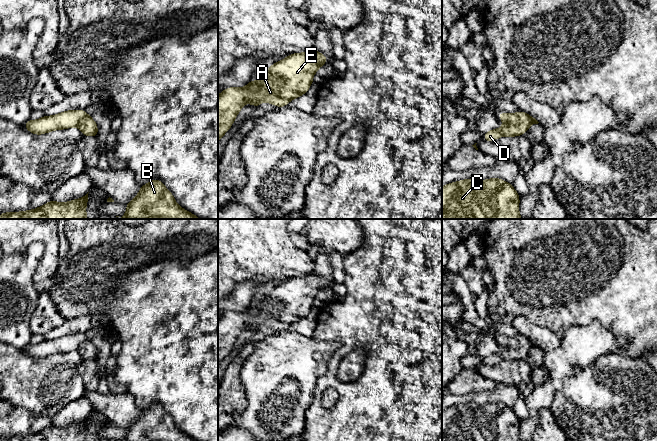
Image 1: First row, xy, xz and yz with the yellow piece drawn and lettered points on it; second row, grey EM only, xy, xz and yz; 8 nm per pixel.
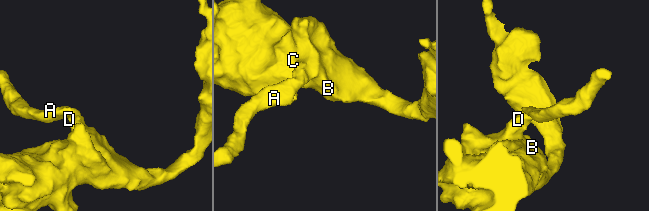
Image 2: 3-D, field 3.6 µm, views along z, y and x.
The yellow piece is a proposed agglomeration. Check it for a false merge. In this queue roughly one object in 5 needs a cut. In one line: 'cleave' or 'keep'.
keep

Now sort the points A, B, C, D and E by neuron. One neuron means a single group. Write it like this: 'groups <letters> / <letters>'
groups A B C D E

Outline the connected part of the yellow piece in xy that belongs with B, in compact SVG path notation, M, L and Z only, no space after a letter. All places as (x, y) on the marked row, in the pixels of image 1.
M159 179L142 185L138 195L125 206L127 213L120 219L201 219L180 207Z

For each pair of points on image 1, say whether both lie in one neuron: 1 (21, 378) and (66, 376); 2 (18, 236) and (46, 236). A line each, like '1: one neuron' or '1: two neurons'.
1: one neuron
2: one neuron

